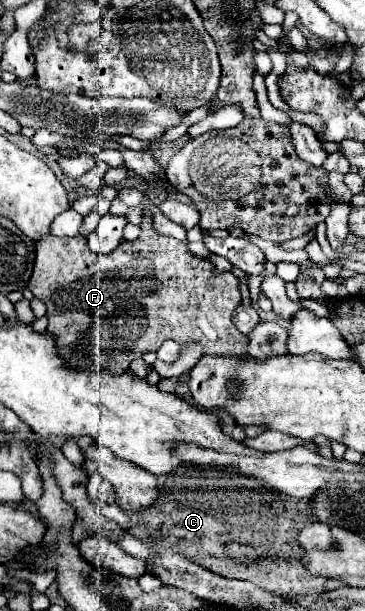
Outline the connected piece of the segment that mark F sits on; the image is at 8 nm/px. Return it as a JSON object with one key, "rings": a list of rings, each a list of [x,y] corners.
{"rings":[[[144,210],[140,238],[118,246],[106,256],[88,250],[88,242],[80,234],[72,238],[58,238],[52,234],[40,238],[36,242],[36,262],[28,286],[36,298],[46,302],[50,320],[48,332],[56,336],[60,356],[64,356],[74,368],[106,368],[112,374],[122,374],[134,358],[140,358],[142,352],[156,352],[164,340],[174,340],[178,344],[200,342],[202,354],[220,354],[230,358],[248,356],[248,338],[232,324],[232,312],[242,300],[238,278],[232,272],[214,276],[210,260],[192,256],[186,242],[158,234],[148,210]]]}

